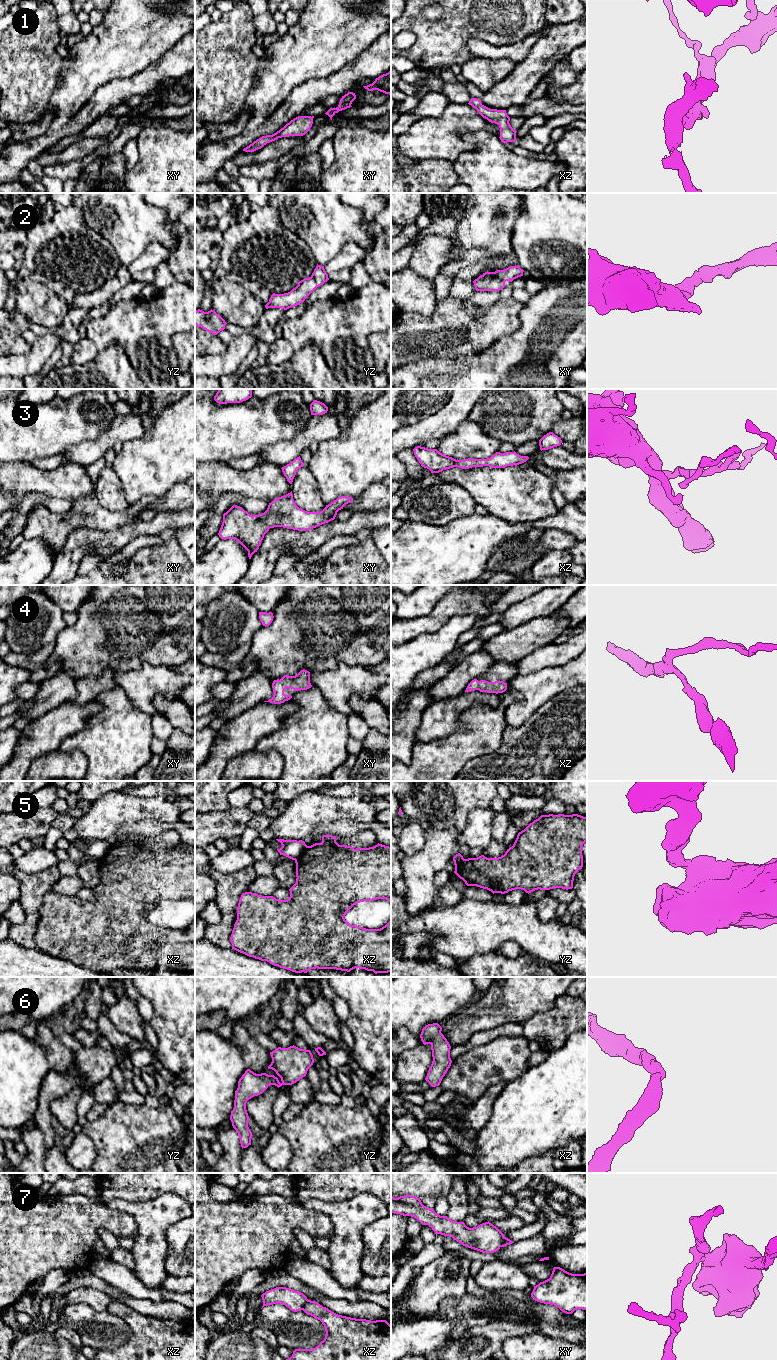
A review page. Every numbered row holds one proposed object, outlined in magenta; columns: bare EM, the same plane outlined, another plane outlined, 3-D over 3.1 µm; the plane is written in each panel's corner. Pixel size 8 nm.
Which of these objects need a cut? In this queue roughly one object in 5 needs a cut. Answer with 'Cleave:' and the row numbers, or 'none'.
Cleave: 5, 7

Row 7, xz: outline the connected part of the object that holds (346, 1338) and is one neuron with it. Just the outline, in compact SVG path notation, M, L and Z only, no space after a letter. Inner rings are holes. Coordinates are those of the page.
M311 1300L306 1302L303 1311L322 1322L325 1338L313 1349L295 1349L286 1360L391 1360L391 1325L386 1320L370 1321L338 1315Z

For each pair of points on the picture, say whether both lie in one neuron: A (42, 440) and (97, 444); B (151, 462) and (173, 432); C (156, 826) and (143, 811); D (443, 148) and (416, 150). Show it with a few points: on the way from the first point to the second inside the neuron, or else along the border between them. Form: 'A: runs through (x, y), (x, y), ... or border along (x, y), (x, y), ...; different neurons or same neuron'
A: border along (101, 432), (94, 439), (69, 445), (61, 453); different neurons
B: runs through (158, 455), (173, 439); same neuron
C: border along (127, 822), (163, 820), (173, 825); different neurons
D: runs through (436, 148), (423, 149); same neuron

